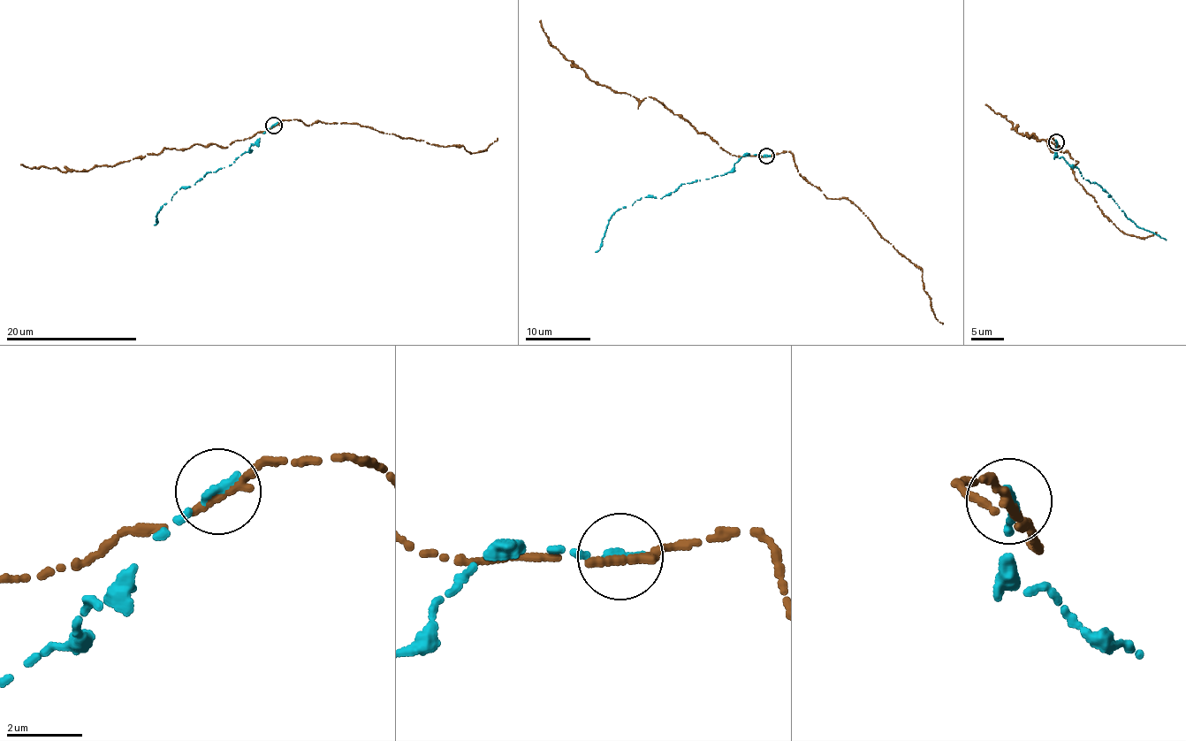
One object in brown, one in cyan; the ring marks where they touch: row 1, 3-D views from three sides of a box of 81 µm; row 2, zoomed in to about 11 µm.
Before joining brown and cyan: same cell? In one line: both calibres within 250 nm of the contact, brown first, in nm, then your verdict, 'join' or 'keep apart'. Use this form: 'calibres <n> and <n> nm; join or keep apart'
calibres 360 and 300 nm; keep apart

